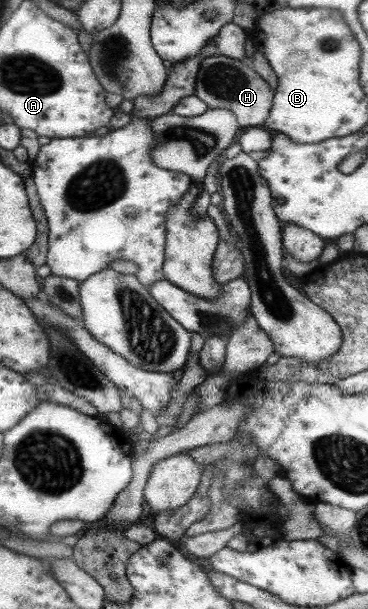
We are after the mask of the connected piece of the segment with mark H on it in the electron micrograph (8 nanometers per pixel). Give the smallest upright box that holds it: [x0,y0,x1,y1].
[193,53,273,130]

